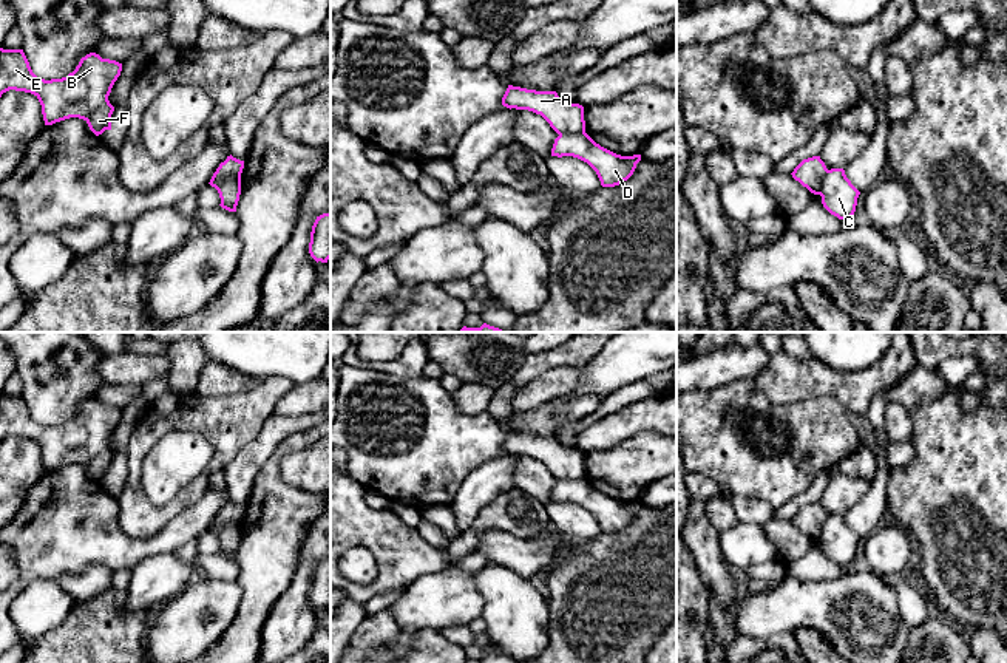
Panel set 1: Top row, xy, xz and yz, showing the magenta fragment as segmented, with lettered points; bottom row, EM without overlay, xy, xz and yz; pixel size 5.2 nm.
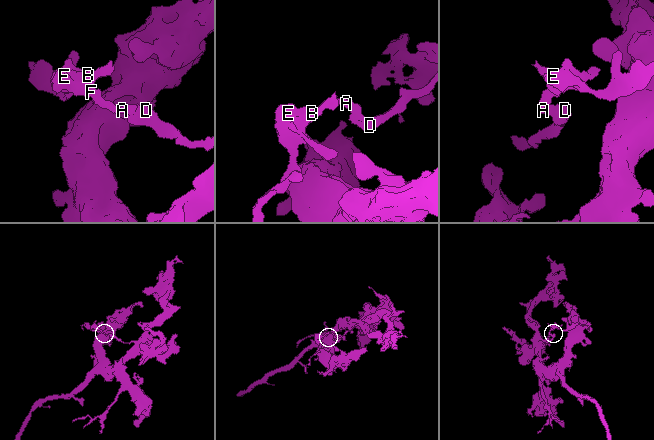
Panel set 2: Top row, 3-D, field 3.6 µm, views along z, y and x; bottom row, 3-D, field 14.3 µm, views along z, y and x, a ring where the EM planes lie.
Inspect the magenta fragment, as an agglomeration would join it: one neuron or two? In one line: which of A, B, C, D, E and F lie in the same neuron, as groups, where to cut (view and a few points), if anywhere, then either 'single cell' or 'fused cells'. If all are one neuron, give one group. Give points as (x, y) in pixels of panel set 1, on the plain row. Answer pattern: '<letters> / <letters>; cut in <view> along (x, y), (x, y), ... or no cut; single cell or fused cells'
A B E F / C D; cut in xy along (240, 518), (230, 523), (215, 523), (210, 527); fused cells

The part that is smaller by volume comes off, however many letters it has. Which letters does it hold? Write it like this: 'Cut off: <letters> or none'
Cut off: A, B, E, F

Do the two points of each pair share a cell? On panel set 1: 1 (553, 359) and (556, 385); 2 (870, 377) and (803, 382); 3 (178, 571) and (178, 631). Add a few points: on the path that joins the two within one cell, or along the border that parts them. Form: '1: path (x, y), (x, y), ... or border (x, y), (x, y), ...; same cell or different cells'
1: border (584, 362), (547, 370), (524, 387); different cells
2: path (853, 382), (820, 382); same cell
3: border (189, 583), (166, 603); different cells

